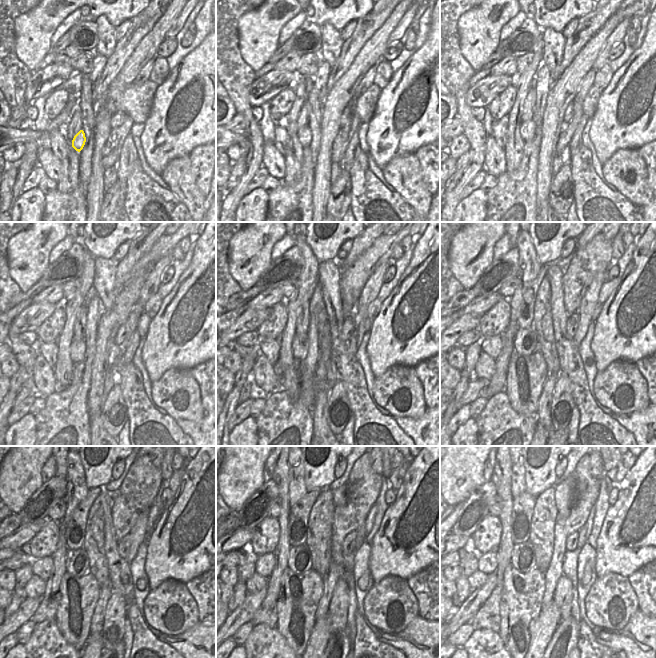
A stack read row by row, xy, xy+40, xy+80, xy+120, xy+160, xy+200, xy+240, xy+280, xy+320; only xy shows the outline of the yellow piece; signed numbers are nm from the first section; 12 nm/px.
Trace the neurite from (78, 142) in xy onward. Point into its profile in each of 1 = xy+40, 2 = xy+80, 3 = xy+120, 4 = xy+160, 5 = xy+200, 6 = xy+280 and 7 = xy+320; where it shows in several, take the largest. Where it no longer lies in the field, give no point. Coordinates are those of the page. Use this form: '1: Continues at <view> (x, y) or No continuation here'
1: Continues at xy+40 (304, 136)
2: Continues at xy+80 (527, 129)
3: Continues at xy+120 (77, 347)
4: Continues at xy+160 (300, 345)
5: Continues at xy+200 (527, 341)
6: Continues at xy+280 (303, 560)
7: Continues at xy+320 (526, 558)

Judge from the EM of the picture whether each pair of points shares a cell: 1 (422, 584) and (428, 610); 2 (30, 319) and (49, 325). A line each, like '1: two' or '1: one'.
1: one
2: two

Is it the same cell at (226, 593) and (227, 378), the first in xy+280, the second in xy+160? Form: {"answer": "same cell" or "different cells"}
{"answer": "same cell"}

